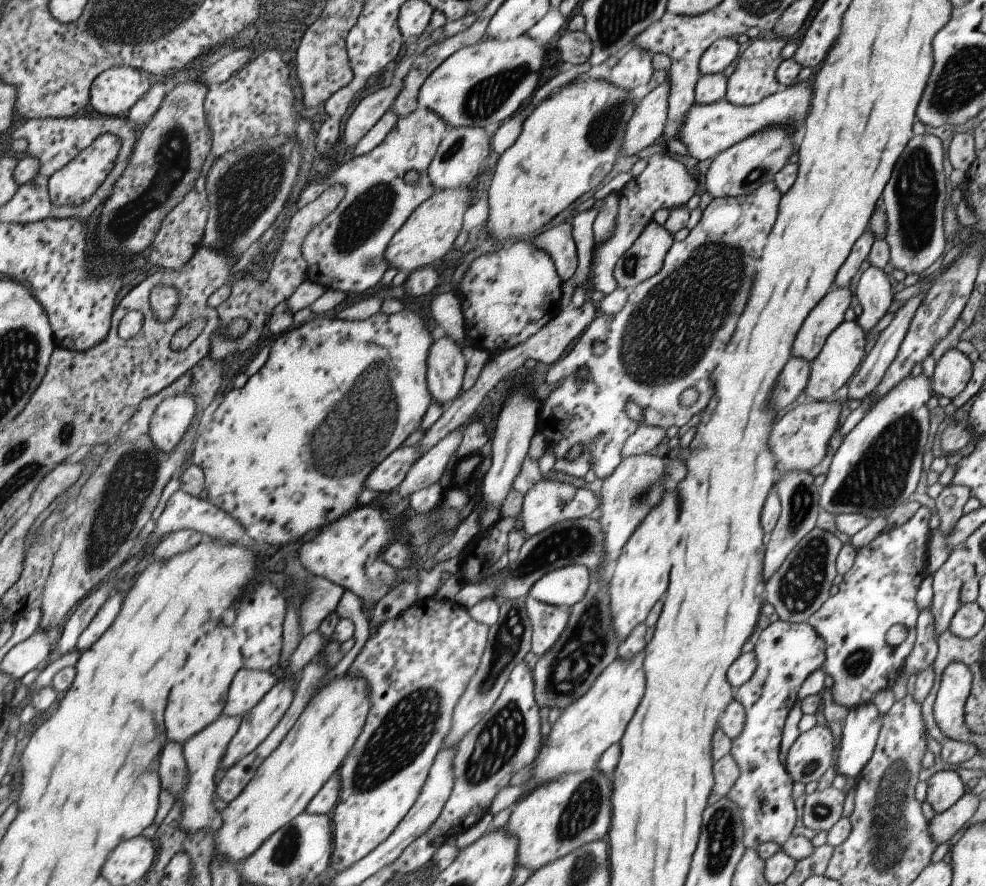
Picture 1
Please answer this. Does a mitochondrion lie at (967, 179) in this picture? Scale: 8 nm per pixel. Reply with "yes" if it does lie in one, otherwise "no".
no

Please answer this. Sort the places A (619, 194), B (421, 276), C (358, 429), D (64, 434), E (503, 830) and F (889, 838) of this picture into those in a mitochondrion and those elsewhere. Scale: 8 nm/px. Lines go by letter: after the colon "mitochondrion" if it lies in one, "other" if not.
A: other
B: other
C: mitochondrion
D: mitochondrion
E: other
F: mitochondrion

